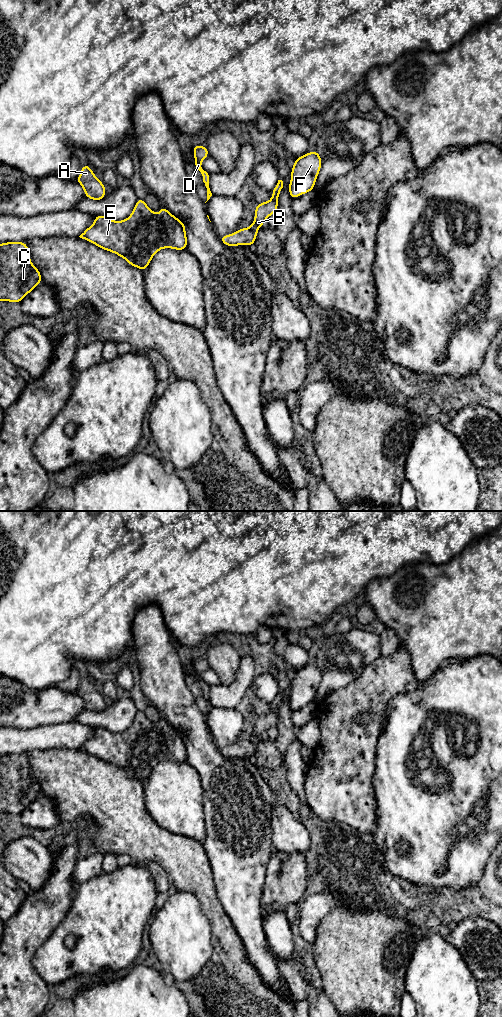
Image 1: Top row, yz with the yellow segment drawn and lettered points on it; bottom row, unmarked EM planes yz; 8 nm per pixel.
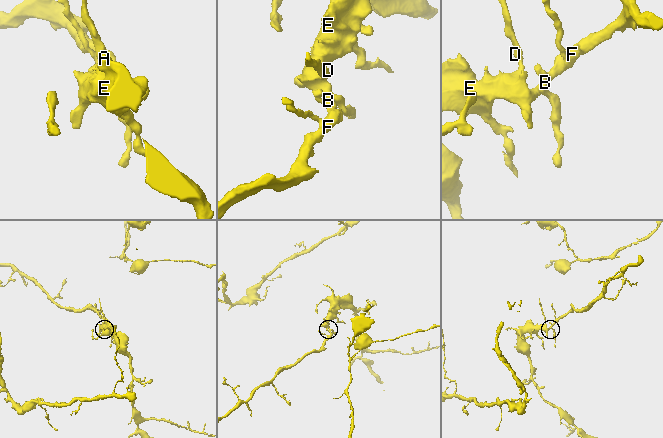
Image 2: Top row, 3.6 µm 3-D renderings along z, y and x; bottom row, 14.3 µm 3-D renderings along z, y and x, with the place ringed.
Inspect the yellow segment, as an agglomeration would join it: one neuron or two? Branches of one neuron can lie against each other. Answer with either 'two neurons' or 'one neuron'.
one neuron

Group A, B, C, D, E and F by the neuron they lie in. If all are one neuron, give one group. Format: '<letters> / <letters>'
A B C D E F

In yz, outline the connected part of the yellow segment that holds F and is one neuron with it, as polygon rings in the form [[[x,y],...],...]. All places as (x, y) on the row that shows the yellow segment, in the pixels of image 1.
[[[316,150],[295,159],[289,184],[291,199],[313,191],[321,165],[321,156]]]

